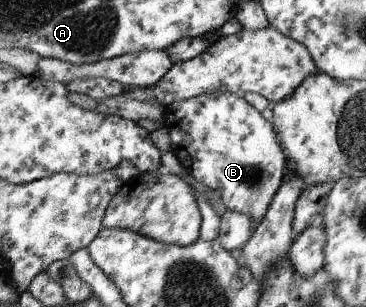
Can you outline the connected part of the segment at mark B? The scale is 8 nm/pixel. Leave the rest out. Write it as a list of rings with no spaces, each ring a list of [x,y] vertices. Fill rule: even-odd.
[[[231,92],[202,93],[167,106],[163,127],[169,132],[170,152],[179,160],[181,168],[195,179],[220,195],[228,210],[250,215],[257,226],[272,205],[276,193],[287,174],[287,157],[272,125],[244,98]]]

